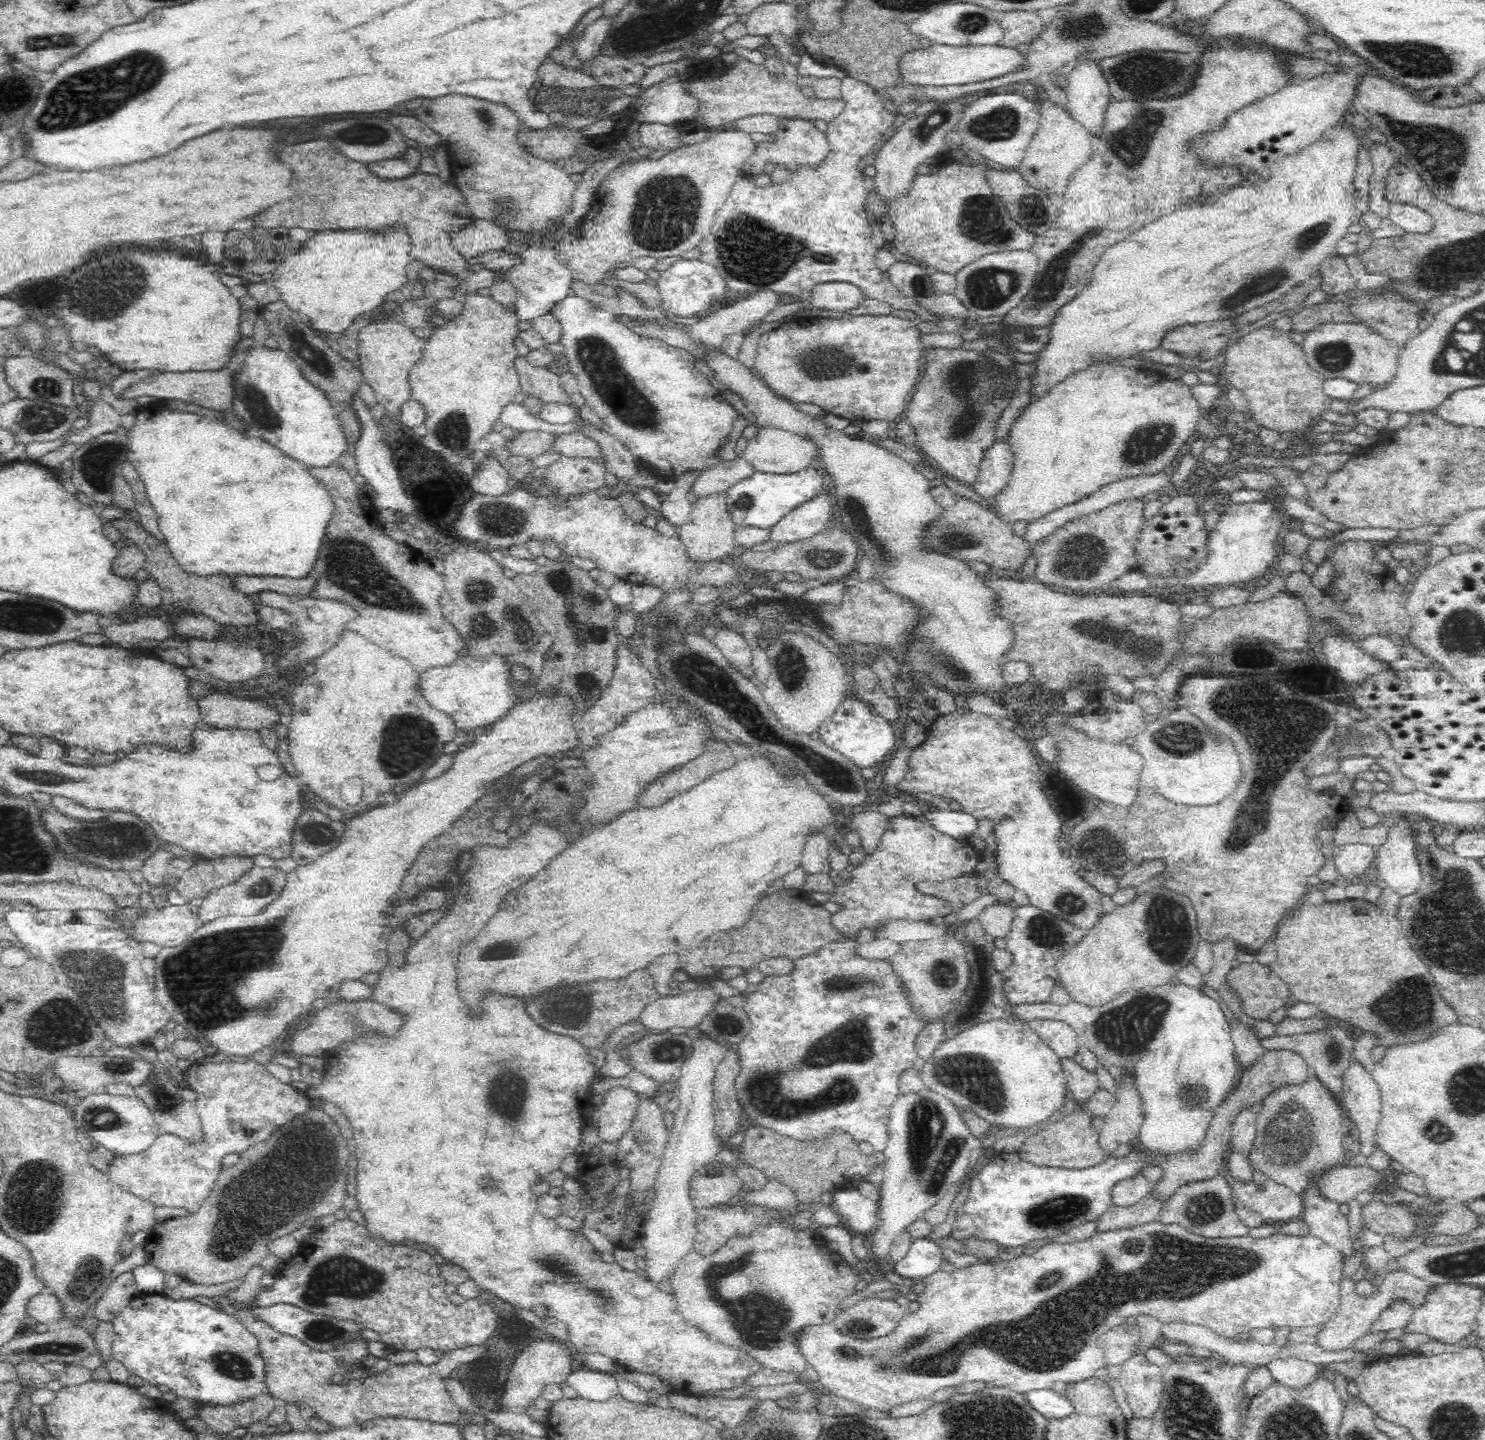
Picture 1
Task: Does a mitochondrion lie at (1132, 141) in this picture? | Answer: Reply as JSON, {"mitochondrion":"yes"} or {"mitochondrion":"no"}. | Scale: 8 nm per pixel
{"mitochondrion":"yes"}

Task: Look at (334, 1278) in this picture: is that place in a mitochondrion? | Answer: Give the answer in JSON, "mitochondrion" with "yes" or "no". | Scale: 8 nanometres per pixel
{"mitochondrion":"yes"}

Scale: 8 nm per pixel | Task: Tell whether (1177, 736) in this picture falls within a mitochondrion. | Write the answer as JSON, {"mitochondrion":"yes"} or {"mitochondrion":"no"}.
{"mitochondrion":"yes"}

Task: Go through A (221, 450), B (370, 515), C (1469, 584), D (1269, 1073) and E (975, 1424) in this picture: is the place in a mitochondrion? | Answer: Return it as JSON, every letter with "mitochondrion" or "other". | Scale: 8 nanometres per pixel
{"A":"other","B":"other","C":"other","D":"other","E":"mitochondrion"}

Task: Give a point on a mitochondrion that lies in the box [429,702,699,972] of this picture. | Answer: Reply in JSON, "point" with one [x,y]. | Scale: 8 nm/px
{"point":[502,949]}

